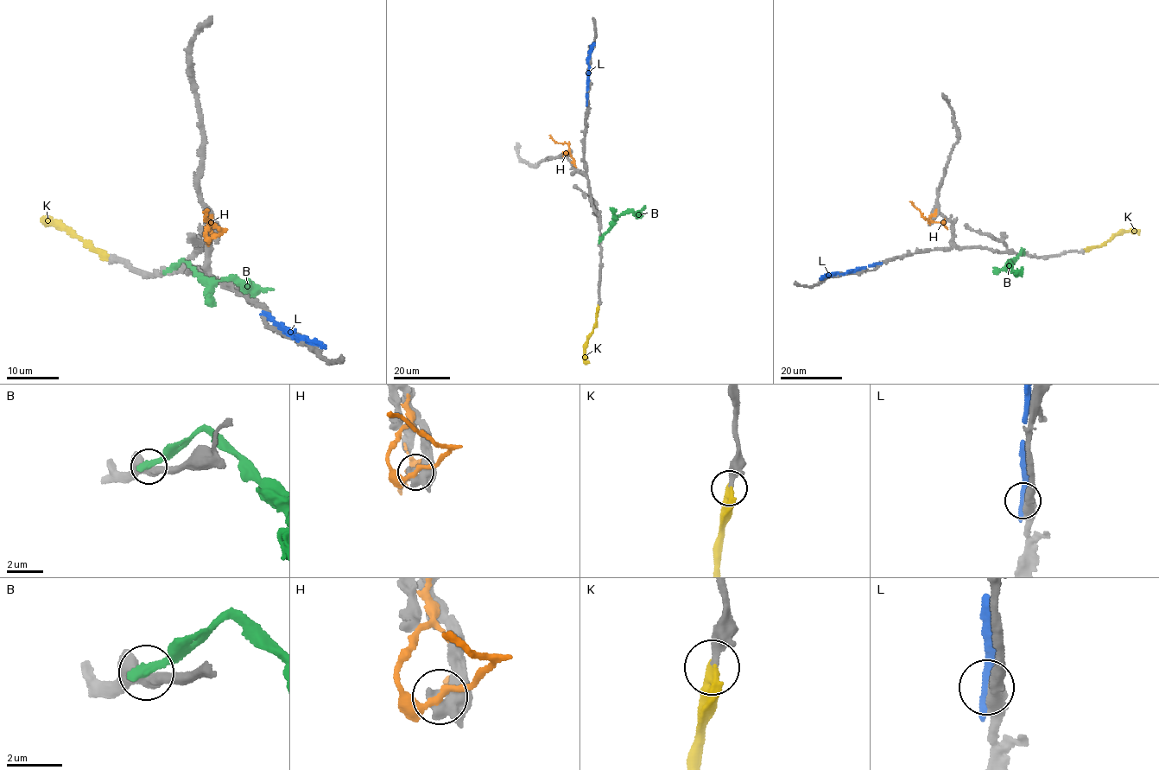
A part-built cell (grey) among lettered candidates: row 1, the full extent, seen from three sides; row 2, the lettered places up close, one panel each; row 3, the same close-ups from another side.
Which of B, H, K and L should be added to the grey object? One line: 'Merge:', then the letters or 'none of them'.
Merge: K

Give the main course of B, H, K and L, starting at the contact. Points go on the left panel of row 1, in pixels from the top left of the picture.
B: (167, 271), (183, 261), (213, 281), (233, 279), (243, 288), (272, 289)
H: (213, 237), (222, 231), (205, 217), (207, 209)
K: (106, 257), (67, 232), (43, 220), (45, 217)
L: (264, 314), (292, 336), (326, 347)

